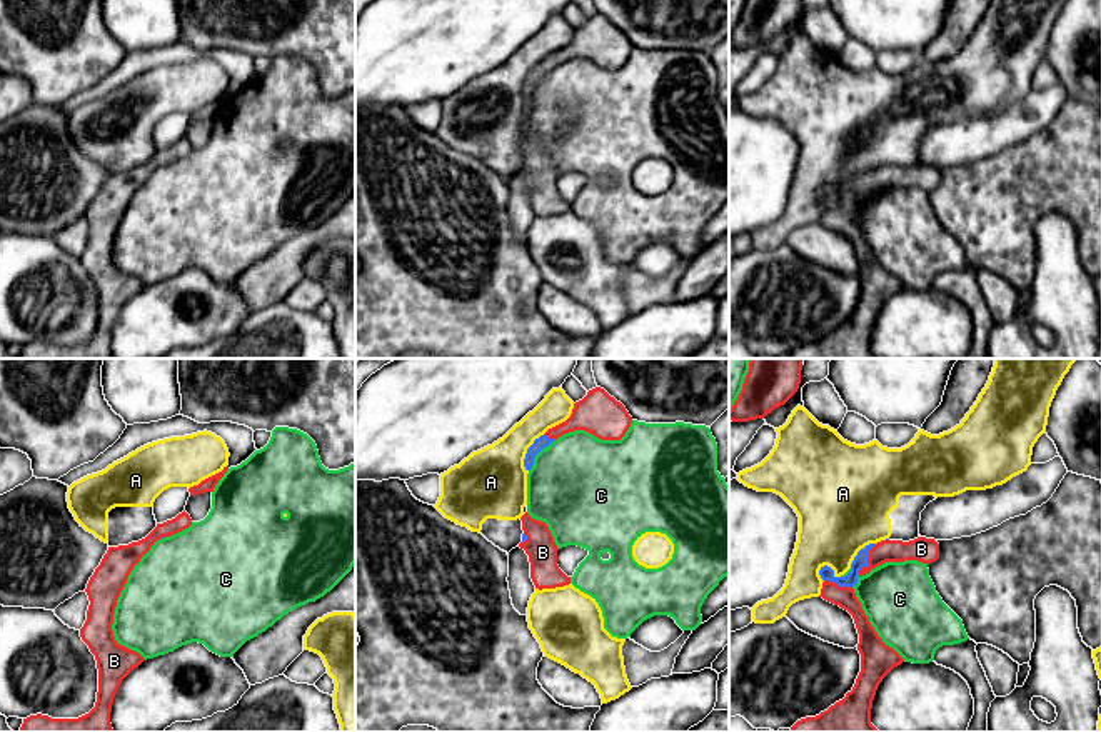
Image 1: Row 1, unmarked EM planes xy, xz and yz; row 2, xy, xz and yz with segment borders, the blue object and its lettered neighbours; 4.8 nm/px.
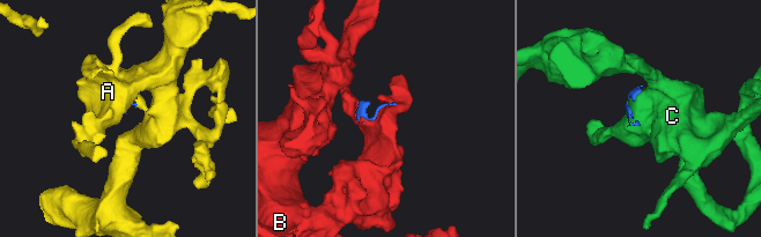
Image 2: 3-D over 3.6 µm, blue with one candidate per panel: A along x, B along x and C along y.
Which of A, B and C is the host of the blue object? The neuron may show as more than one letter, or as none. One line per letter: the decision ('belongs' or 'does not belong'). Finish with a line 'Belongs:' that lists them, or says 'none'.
A: does not belong
B: belongs
C: does not belong
Belongs: B

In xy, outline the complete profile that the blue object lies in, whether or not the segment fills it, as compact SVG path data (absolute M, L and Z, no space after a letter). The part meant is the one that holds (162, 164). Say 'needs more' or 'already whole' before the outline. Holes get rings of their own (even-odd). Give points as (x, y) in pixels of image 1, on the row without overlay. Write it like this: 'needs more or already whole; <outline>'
needs more; M184 137L175 145L157 153L142 167L128 172L108 173L100 192L87 210L90 227L87 247L80 255L82 267L95 282L98 295L98 318L95 333L78 345L52 345L48 342L30 342L23 345L18 358L113 358L110 338L113 323L122 307L145 285L120 272L112 257L117 227L127 205L150 173L165 163L175 162L192 152Z

